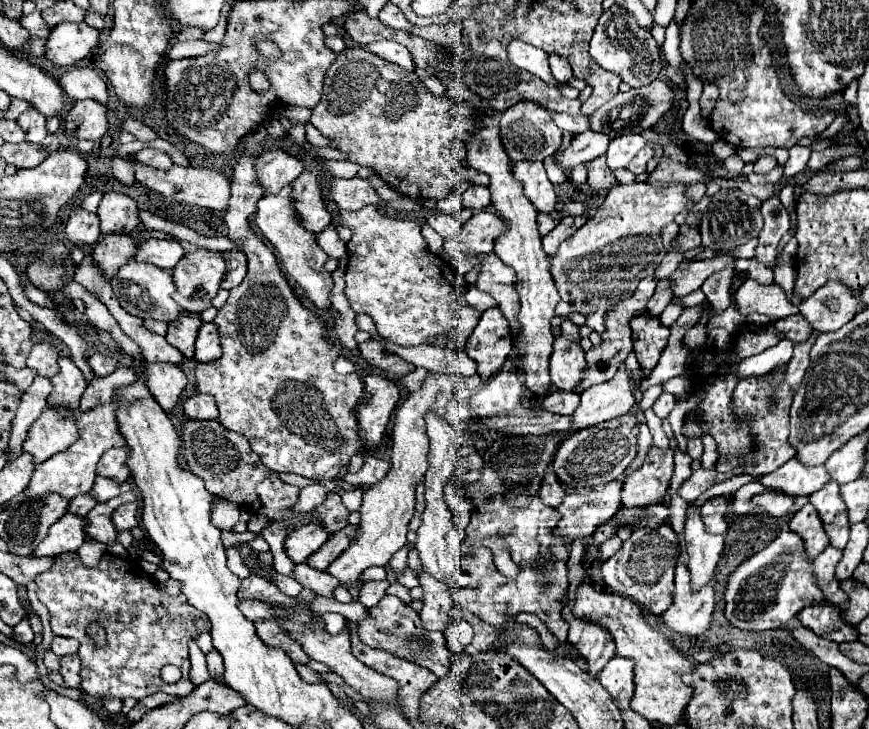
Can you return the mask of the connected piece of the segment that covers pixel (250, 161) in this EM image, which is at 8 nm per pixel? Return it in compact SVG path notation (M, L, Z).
M256 154L242 156L234 164L230 206L224 214L228 224L228 238L248 258L248 274L240 286L230 290L226 304L218 310L214 324L220 332L222 358L210 364L196 366L198 392L210 394L218 406L218 422L228 430L234 430L248 438L252 450L260 456L262 464L274 472L290 472L312 480L334 480L340 468L346 466L360 450L356 434L356 404L362 398L362 382L356 374L336 374L332 364L340 354L340 344L332 344L326 336L328 324L306 308L294 294L292 286L280 272L274 252L262 242L248 222L248 216L256 212L256 202L262 198L262 188L256 180Z

